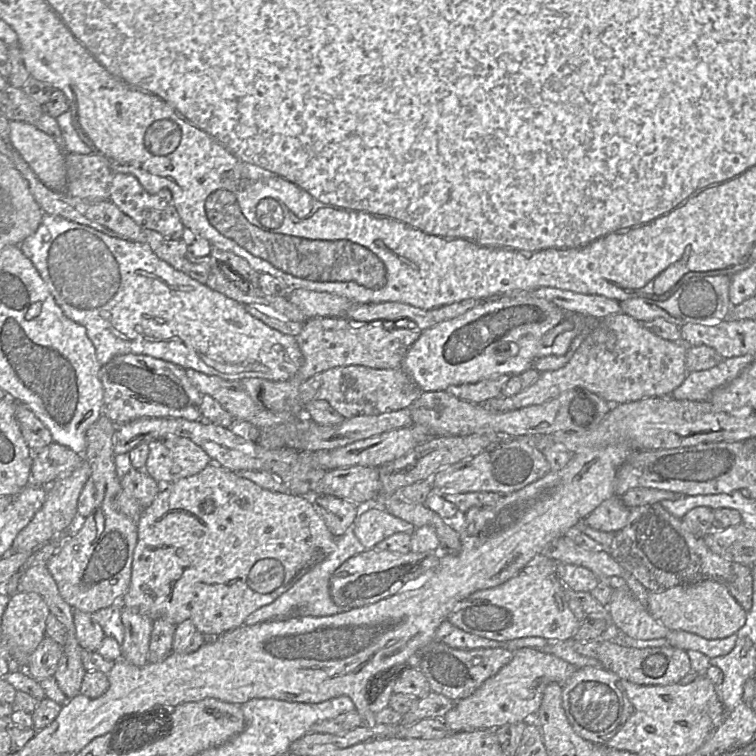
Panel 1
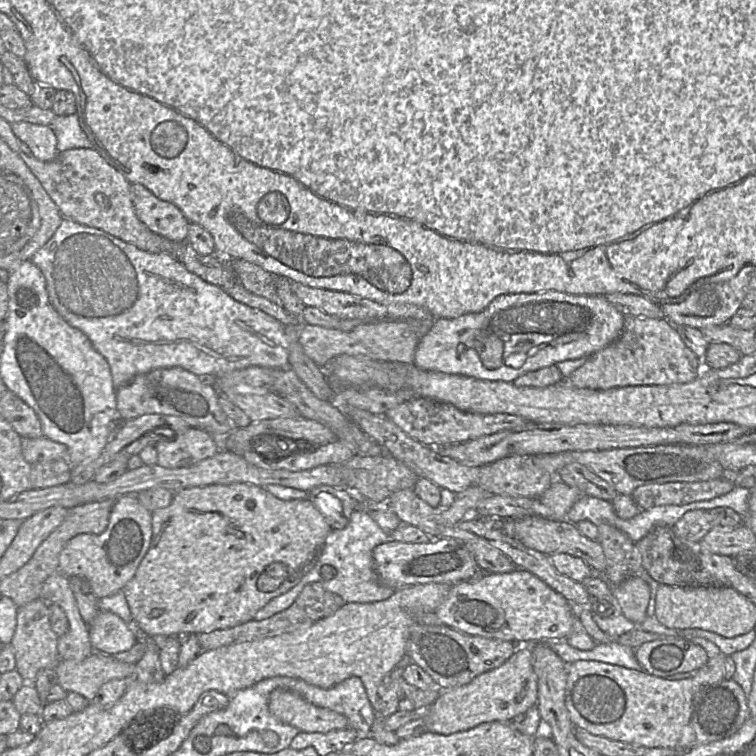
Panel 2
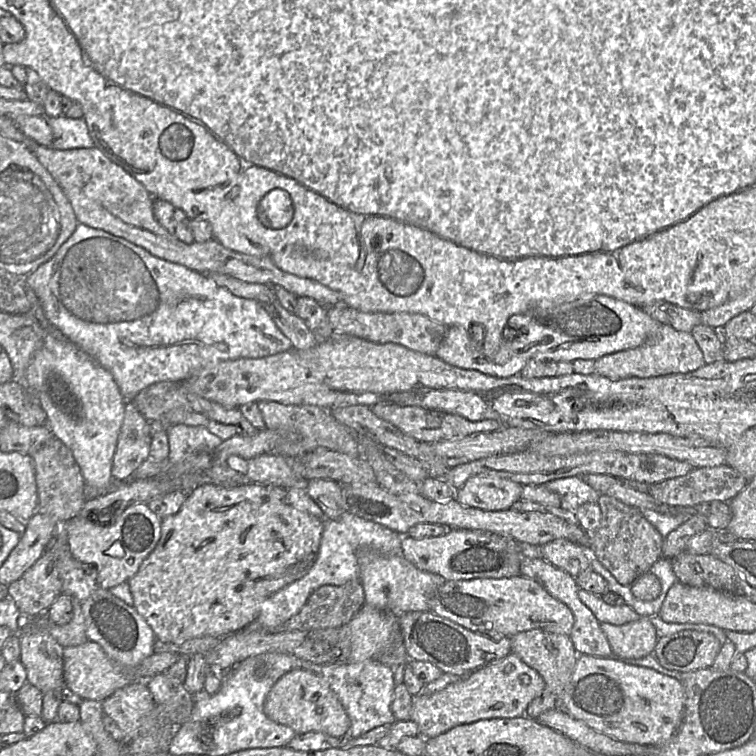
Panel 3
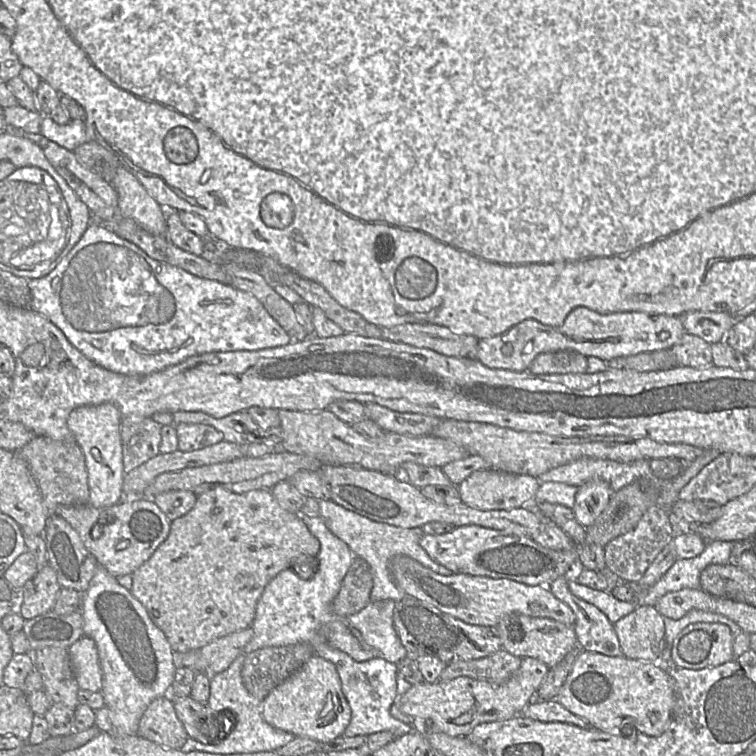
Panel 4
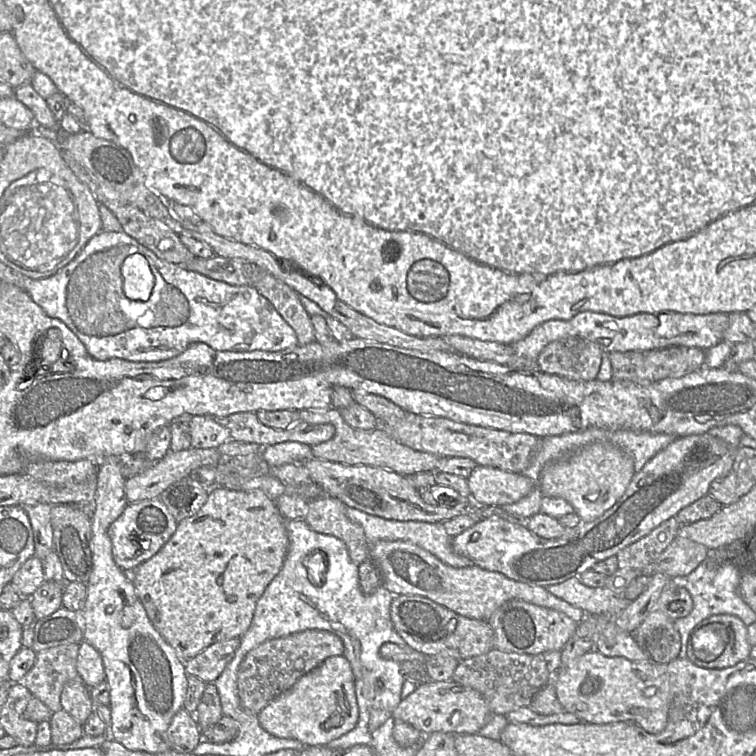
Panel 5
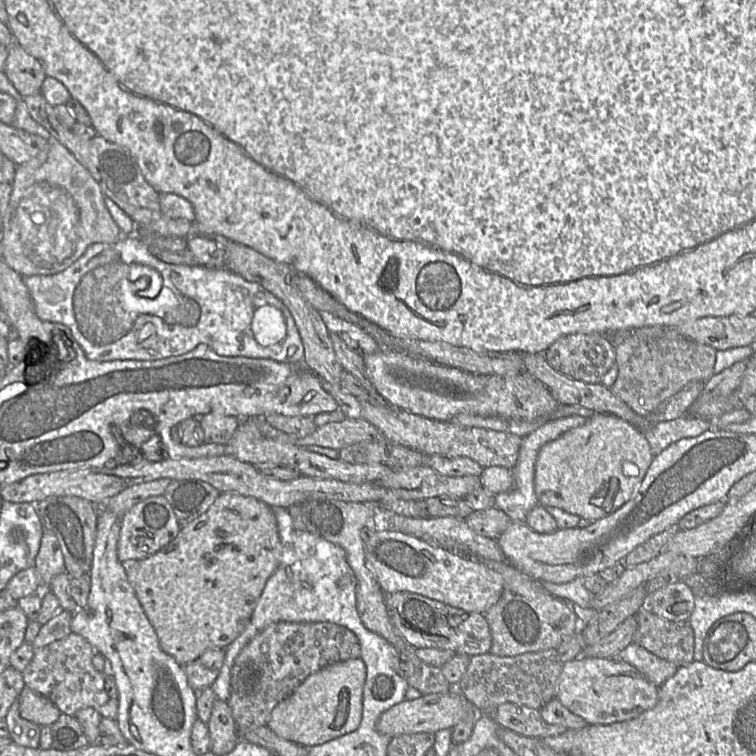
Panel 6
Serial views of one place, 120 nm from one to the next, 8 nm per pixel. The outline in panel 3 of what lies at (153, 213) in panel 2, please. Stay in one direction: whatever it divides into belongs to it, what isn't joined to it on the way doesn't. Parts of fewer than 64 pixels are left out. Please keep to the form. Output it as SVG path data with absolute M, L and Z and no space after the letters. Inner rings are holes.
M154 198L153 213L160 225L177 240L186 244L194 242L193 234L188 225L189 219L181 209L165 200Z

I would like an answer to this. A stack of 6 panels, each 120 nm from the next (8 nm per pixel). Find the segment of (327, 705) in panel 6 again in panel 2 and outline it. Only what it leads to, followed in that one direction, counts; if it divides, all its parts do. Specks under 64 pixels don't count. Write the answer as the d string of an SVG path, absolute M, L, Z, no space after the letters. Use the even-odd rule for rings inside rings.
M284 689L271 692L268 708L279 721L306 733L327 733L349 727L349 721L344 715L317 707Z

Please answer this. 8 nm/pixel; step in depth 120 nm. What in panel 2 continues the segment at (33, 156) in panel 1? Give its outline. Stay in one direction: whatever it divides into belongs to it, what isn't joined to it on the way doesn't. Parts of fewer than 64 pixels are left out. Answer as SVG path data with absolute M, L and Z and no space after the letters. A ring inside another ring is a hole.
M30 122L10 123L13 133L24 142L40 161L49 162L56 158L57 138L51 126Z

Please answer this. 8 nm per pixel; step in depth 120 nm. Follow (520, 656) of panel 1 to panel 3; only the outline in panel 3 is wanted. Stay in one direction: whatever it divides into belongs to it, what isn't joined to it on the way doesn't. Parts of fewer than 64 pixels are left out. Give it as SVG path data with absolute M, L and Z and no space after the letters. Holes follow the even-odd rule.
M510 652L503 659L472 671L440 691L431 695L412 696L410 719L417 724L420 736L433 738L456 726L483 719L523 716L529 703L544 688L541 675Z

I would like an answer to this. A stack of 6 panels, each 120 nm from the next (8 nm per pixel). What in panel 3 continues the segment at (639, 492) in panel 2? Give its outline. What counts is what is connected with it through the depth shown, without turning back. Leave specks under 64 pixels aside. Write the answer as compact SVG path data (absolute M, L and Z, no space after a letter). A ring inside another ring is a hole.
M728 464L715 467L701 467L687 475L664 480L648 486L647 493L657 502L671 507L695 507L710 501L729 502L747 485L749 480Z

